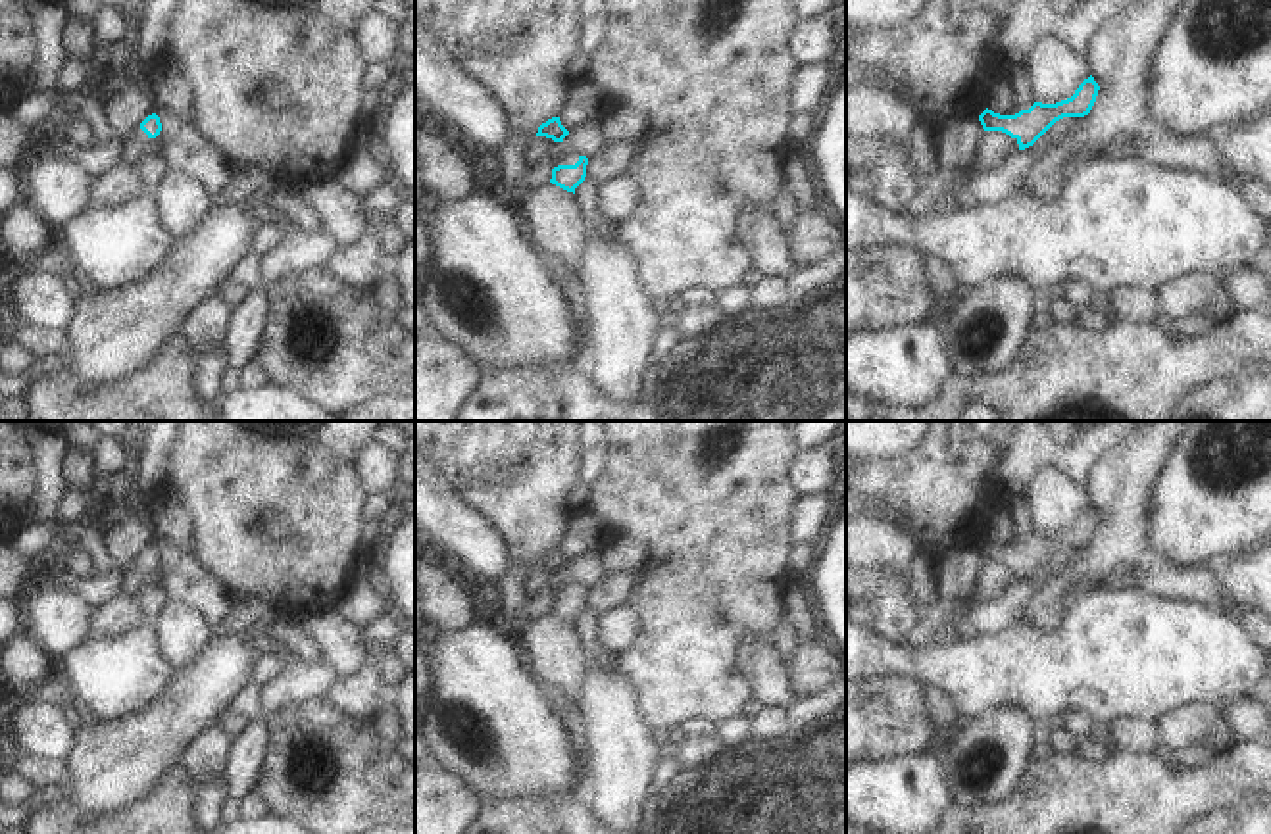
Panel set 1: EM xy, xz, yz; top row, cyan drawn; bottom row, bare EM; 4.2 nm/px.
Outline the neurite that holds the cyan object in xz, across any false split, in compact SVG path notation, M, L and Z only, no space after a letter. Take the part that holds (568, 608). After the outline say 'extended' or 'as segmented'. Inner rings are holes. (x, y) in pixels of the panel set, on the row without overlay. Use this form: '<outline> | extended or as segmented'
M569 584L567 588L552 594L552 609L550 613L575 625L575 619L586 607L586 586Z | extended

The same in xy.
M156 544L148 546L133 571L123 573L121 594L137 598L140 590L148 584L146 571L156 569L162 561L160 548Z | extended

